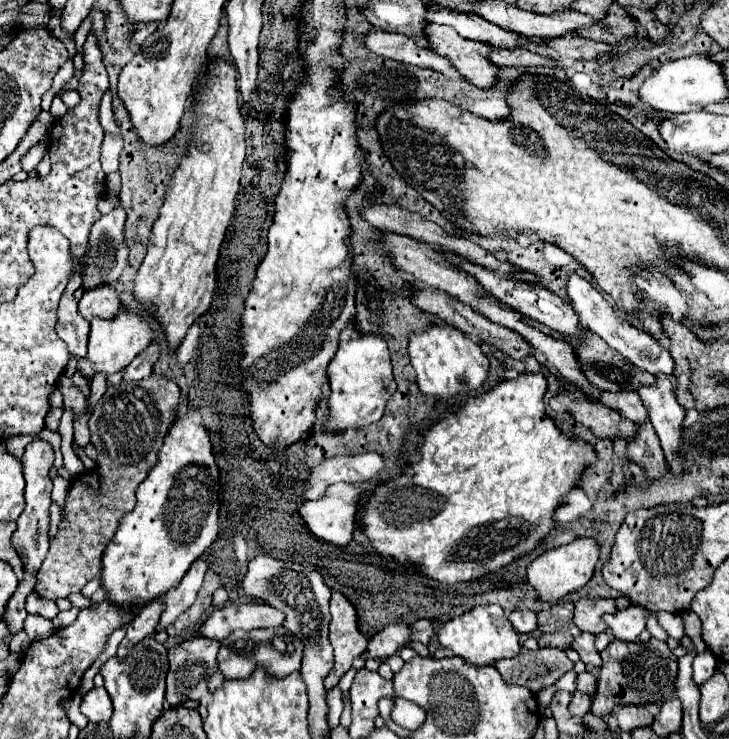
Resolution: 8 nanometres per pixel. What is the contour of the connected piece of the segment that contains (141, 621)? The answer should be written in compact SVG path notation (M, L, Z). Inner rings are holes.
M160 600L160 602L154 602L152 606L148 606L148 610L140 610L140 618L134 618L134 620L126 626L126 636L124 636L124 640L120 642L118 652L116 652L116 658L118 658L118 660L124 660L124 658L128 656L128 652L132 650L132 646L138 644L142 638L154 634L162 610L164 610L162 600Z

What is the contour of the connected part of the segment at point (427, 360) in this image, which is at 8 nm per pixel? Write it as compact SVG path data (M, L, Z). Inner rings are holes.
M434 322L432 326L428 326L422 334L408 334L408 356L410 356L410 364L416 372L416 382L418 388L424 394L436 394L440 398L450 398L452 394L460 394L466 386L468 388L478 388L482 386L482 382L488 376L488 358L482 354L480 346L470 340L464 332L460 332L454 326L448 326L444 322Z

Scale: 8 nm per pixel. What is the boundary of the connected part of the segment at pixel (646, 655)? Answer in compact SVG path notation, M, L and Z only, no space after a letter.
M610 642L600 656L602 656L602 668L598 674L596 692L590 706L592 714L606 718L610 716L612 706L624 702L634 702L634 704L660 702L676 694L672 682L676 678L678 662L672 656L660 656L658 650L650 650L648 644L642 642Z

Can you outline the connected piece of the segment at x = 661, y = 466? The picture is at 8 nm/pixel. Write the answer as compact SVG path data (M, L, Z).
M644 420L638 426L638 432L634 434L634 438L628 440L626 456L638 466L642 466L648 478L660 478L668 472L668 466L660 448L660 440L656 438L656 432L652 430L650 420Z

